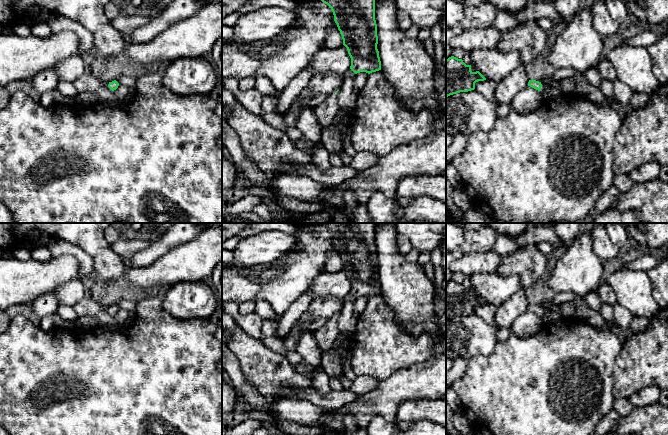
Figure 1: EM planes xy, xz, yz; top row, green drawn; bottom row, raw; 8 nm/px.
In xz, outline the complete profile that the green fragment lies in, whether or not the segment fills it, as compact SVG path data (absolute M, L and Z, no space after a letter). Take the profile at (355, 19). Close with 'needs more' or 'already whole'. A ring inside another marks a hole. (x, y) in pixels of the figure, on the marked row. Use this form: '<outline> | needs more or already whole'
M321 0L327 4L334 15L334 21L351 58L350 69L355 73L368 74L381 70L381 61L377 49L378 36L375 20L375 0Z | already whole

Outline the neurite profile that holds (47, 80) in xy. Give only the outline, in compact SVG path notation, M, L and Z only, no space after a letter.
M46 69L38 73L31 82L35 92L41 96L47 91L57 89L59 79L54 69Z

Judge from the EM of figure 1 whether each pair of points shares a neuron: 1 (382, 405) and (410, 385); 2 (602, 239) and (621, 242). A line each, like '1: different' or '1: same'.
1: same
2: different

